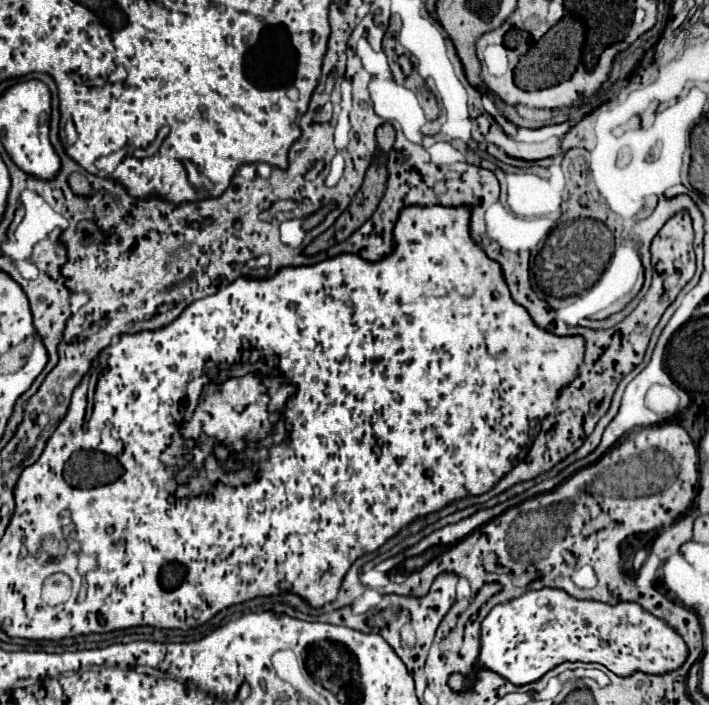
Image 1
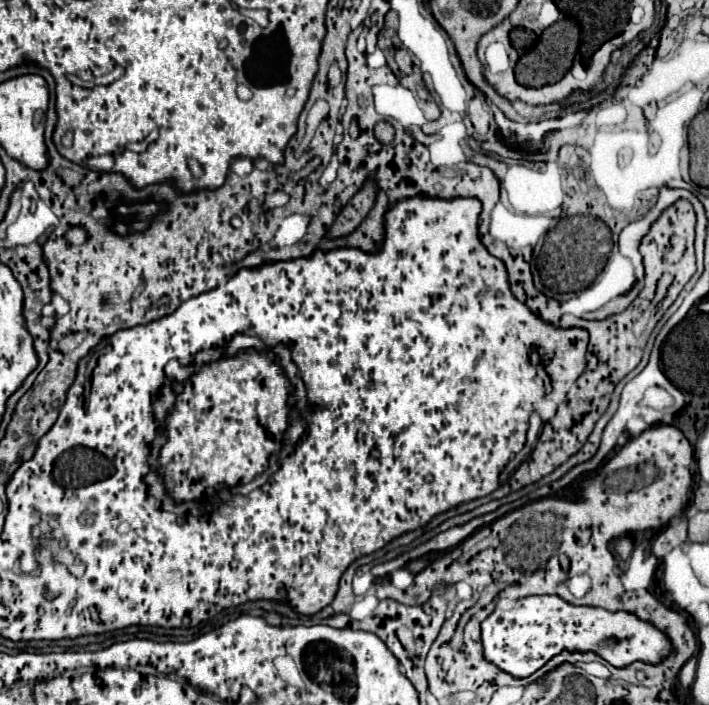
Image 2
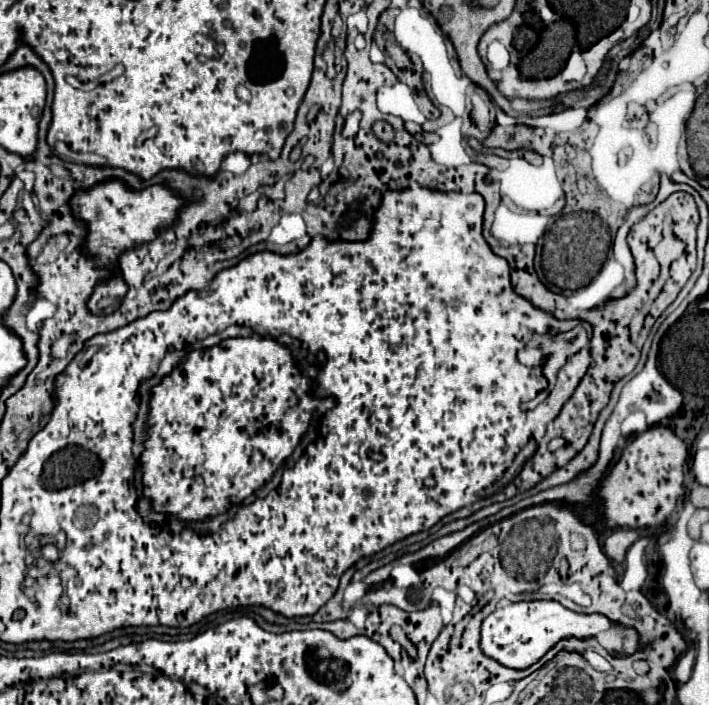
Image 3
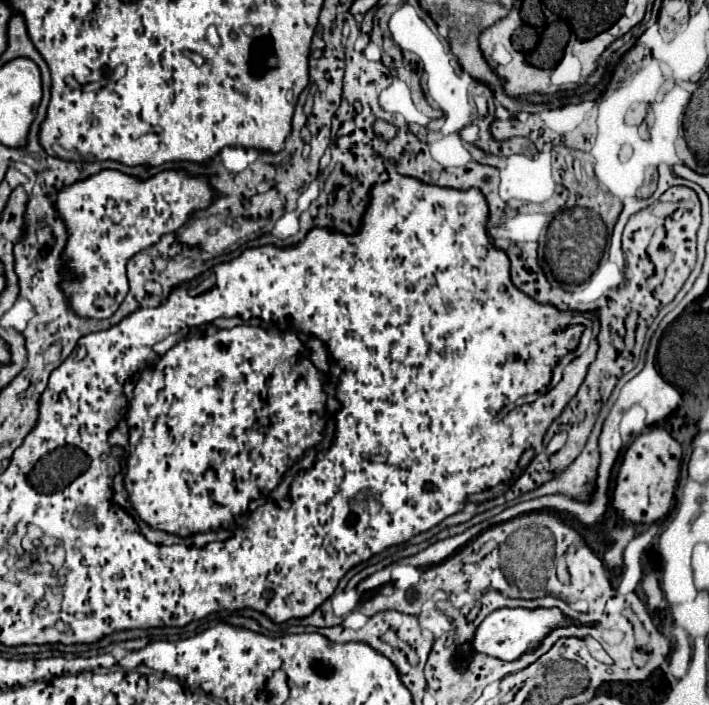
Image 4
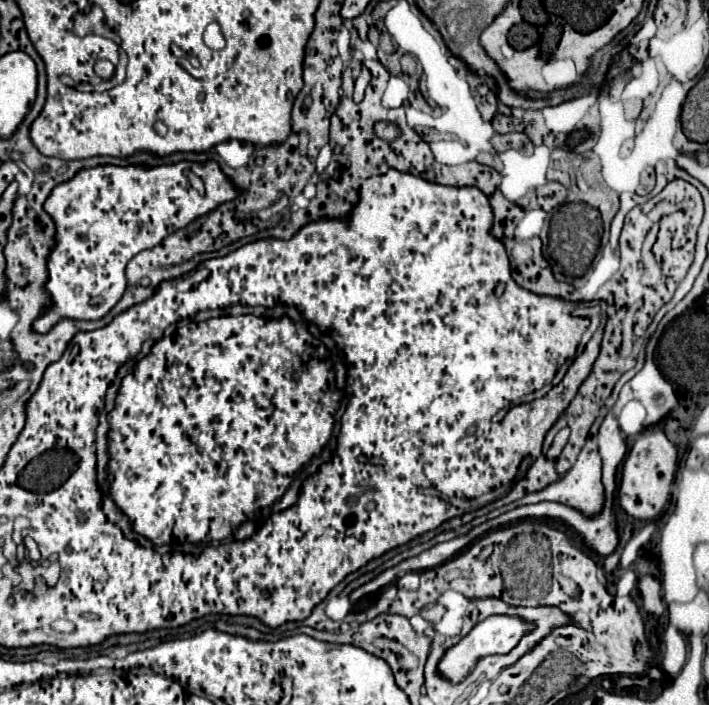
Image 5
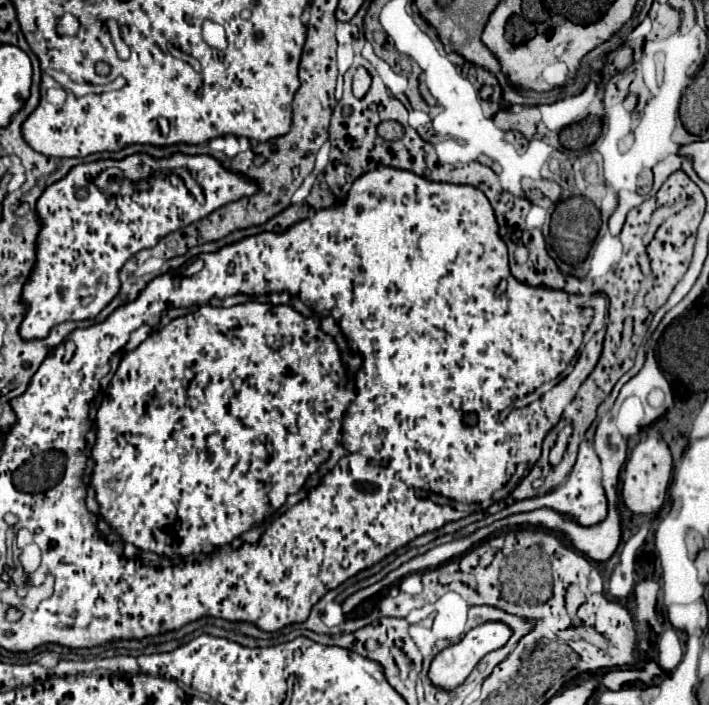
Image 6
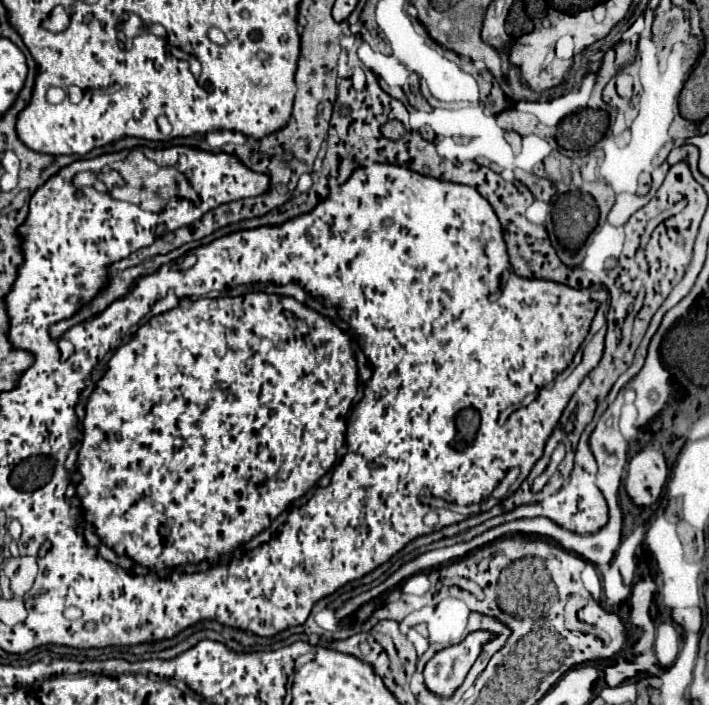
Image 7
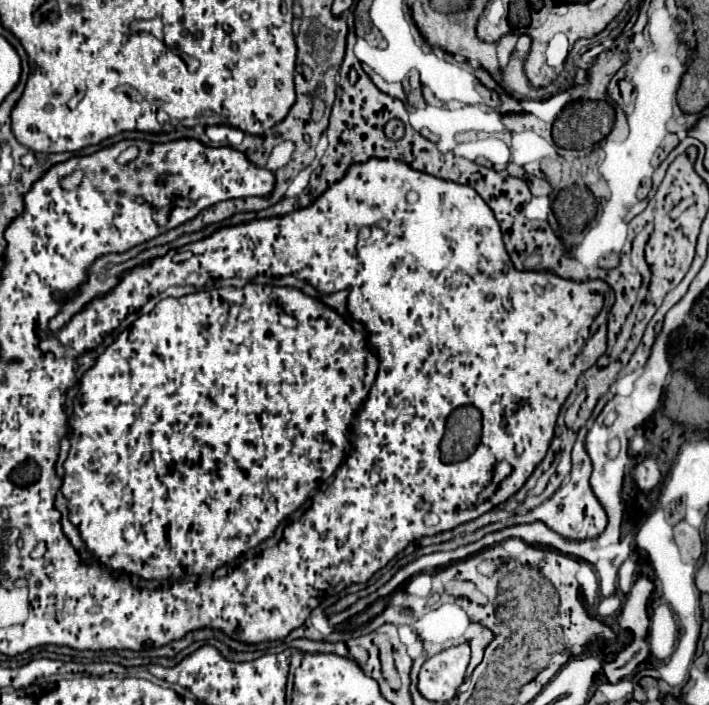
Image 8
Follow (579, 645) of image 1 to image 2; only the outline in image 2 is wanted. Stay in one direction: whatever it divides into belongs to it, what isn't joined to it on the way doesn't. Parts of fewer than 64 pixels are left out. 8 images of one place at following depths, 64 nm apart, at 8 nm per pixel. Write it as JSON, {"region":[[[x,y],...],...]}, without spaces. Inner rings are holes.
{"region":[[[528,596],[520,598],[510,610],[496,608],[482,622],[482,644],[486,660],[518,678],[530,676],[564,648],[594,650],[606,662],[618,668],[628,666],[634,660],[656,664],[672,650],[668,636],[664,636],[652,624],[640,622],[632,614],[612,614],[604,608],[572,606],[558,596]],[[602,640],[612,640],[614,644],[602,646]]]}

